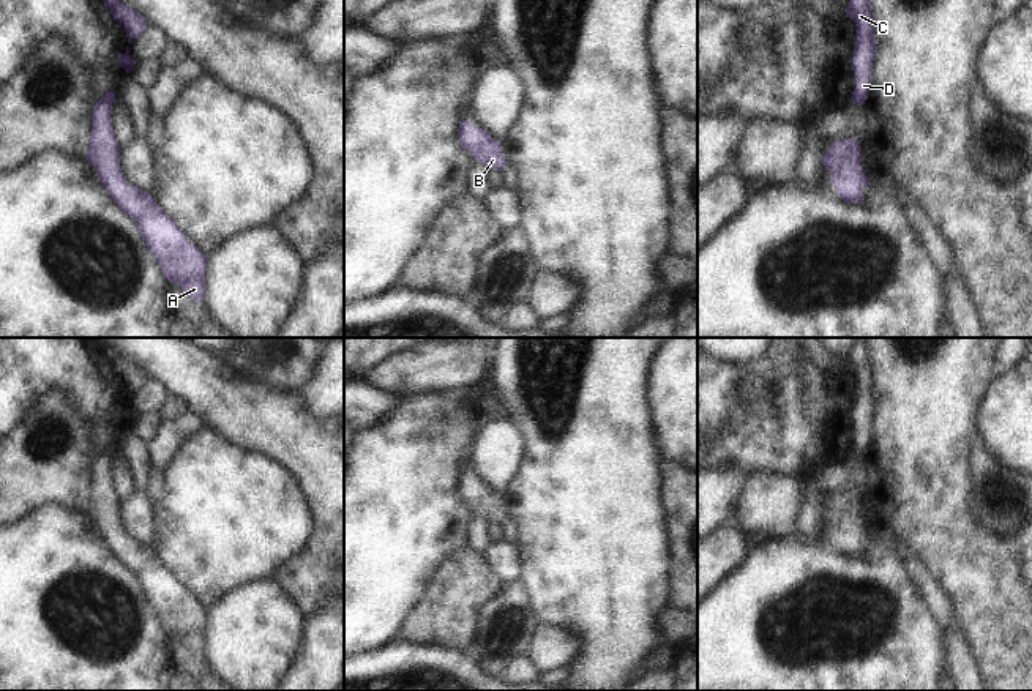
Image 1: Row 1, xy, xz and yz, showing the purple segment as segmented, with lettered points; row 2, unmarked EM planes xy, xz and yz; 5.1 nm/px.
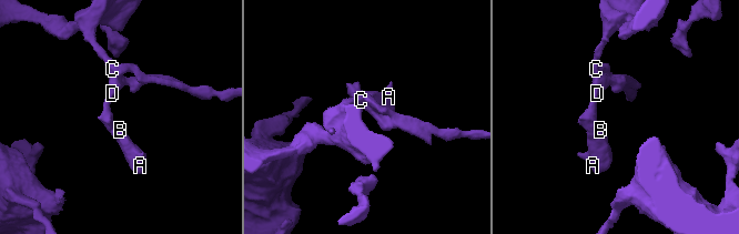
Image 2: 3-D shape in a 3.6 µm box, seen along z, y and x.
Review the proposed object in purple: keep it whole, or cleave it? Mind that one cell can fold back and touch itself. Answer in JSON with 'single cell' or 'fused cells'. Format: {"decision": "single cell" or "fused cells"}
{"decision": "single cell"}

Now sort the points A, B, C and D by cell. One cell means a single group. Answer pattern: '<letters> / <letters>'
A B C D

